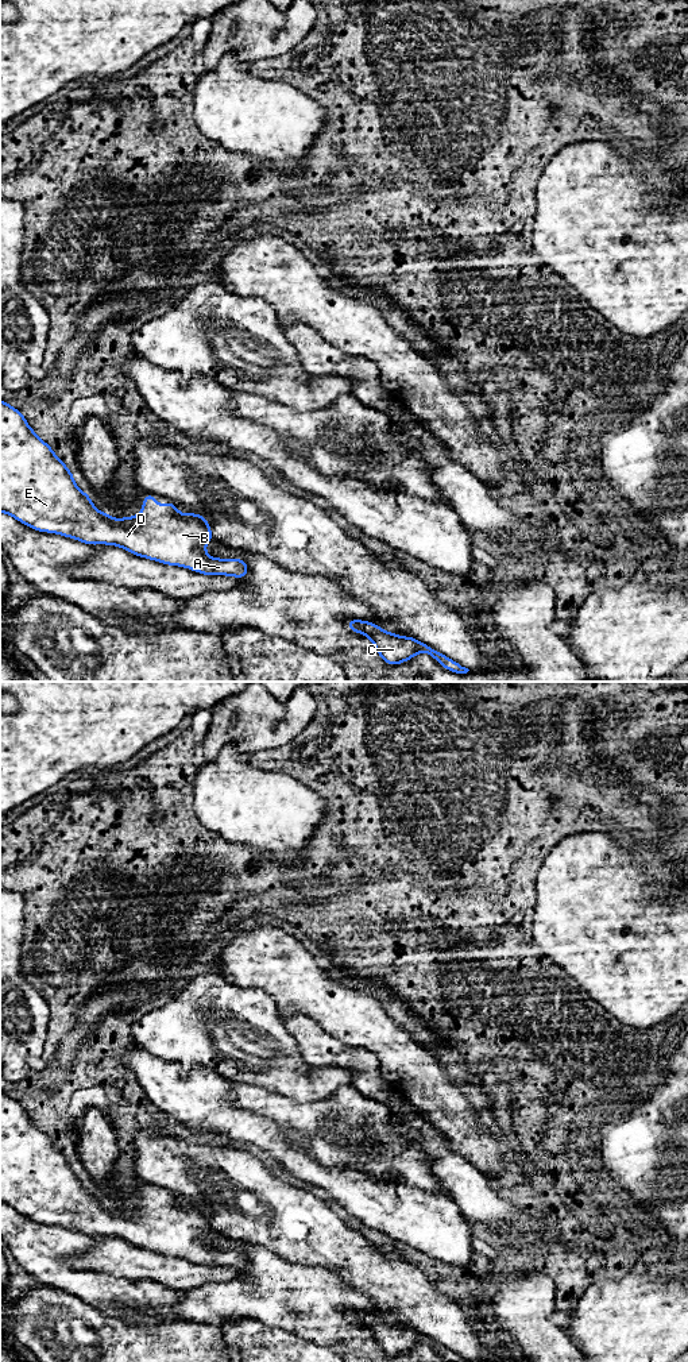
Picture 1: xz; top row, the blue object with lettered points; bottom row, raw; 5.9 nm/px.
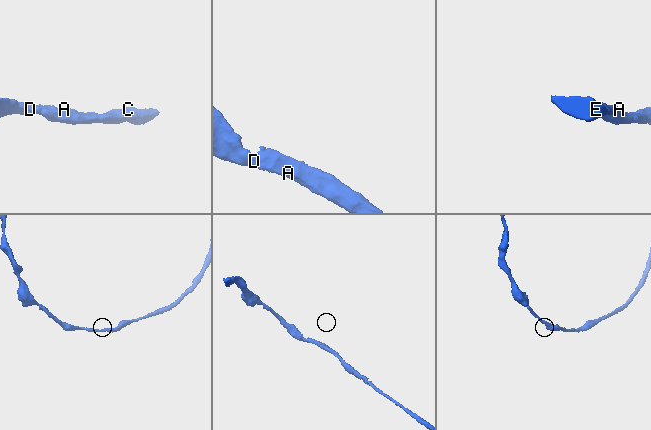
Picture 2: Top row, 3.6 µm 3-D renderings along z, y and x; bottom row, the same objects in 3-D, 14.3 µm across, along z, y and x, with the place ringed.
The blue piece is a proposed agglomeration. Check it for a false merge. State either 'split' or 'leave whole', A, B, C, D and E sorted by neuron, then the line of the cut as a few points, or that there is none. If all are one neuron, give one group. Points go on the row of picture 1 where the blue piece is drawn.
leave whole; A B C D E; no cut

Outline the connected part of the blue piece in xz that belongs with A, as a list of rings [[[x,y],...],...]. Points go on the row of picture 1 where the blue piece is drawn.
[[[0,400],[0,512],[39,532],[58,533],[90,545],[119,545],[134,555],[183,566],[202,575],[232,575],[237,579],[248,575],[248,566],[241,559],[212,559],[206,555],[205,543],[216,539],[204,516],[182,516],[171,501],[156,506],[156,497],[147,493],[143,512],[136,518],[116,521],[93,506],[89,494],[82,494],[76,486],[73,475],[51,447],[38,439],[22,412]]]

